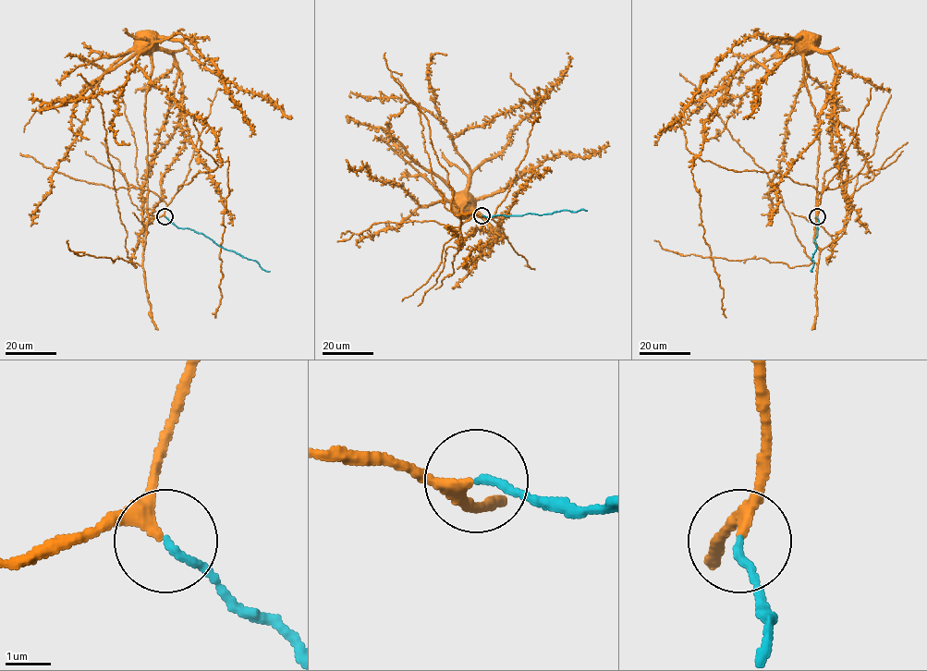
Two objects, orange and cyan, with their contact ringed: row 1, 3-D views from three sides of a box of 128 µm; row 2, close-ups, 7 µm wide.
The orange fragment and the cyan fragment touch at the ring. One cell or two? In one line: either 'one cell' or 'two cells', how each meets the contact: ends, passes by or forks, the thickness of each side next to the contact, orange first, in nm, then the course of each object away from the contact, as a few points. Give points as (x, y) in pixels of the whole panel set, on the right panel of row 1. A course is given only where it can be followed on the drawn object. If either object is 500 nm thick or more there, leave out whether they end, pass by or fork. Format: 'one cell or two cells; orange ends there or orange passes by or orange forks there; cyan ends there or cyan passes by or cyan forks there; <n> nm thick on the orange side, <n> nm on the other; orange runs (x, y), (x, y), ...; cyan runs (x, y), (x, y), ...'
one cell; orange passes by; cyan ends there; 240 nm thick on the orange side, 160 nm on the other; orange runs (817, 216), (819, 122), (803, 55), (792, 44), (769, 43), (735, 72), (690, 162), (726, 317); cyan runs (817, 216), (812, 271)

